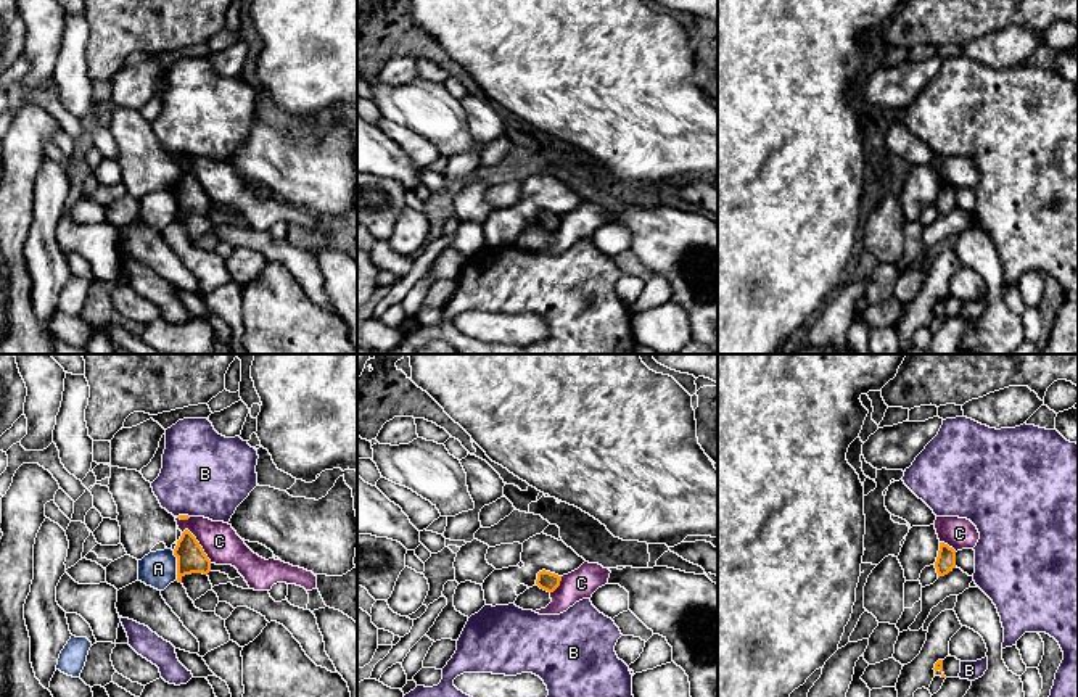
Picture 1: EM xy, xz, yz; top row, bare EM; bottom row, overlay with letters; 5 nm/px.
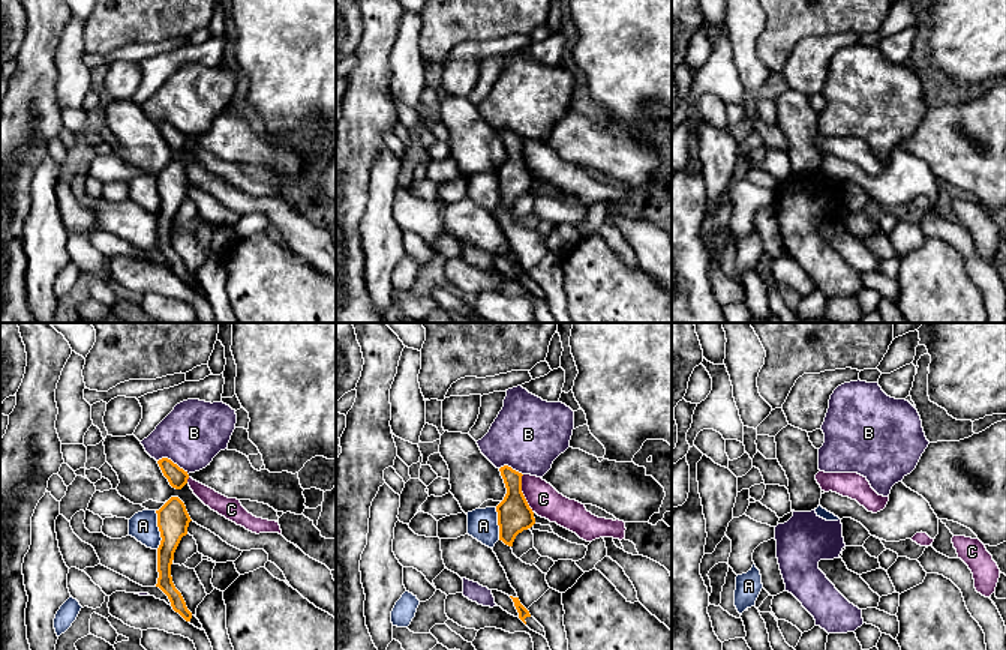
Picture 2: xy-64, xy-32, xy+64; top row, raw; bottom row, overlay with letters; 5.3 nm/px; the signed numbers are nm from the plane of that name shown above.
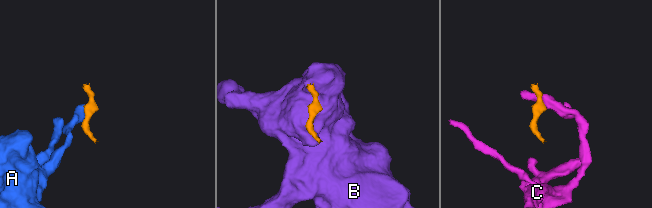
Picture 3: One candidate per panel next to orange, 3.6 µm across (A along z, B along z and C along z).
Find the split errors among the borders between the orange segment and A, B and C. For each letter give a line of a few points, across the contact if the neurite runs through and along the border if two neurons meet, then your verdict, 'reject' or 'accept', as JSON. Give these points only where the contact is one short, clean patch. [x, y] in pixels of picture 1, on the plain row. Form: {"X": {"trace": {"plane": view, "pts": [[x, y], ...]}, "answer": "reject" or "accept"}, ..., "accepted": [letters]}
{"A": {"trace": {"plane": "xy", "pts": [[172, 190], [176, 197], [176, 219]]}, "answer": "reject"}, "B": {"trace": {"plane": "xy", "pts": [[189, 155], [177, 156]]}, "answer": "reject"}, "C": {"trace": {"plane": "xy", "pts": [[185, 168], [211, 202]]}, "answer": "reject"}, "accepted": []}

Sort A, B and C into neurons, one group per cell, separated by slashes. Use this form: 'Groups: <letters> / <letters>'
Groups: A / B / C

